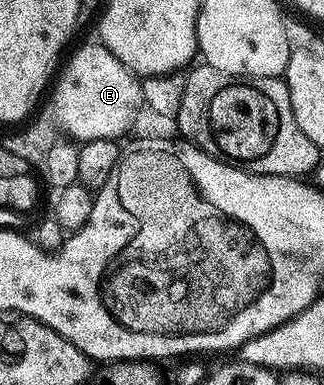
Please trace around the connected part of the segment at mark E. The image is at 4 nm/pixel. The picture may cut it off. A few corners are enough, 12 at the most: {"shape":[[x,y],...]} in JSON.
{"shape":[[99,41],[54,84],[67,139],[118,140],[143,103],[138,78]]}

